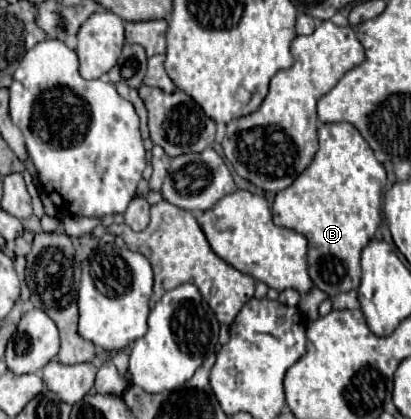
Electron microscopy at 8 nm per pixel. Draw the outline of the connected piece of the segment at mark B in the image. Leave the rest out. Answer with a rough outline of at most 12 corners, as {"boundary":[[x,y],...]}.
{"boundary":[[351,123],[319,125],[311,165],[273,201],[309,275],[359,287],[383,165]]}

